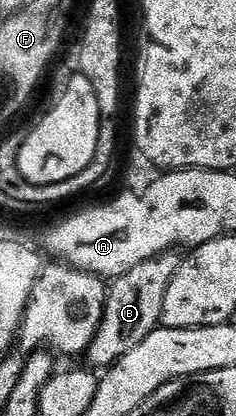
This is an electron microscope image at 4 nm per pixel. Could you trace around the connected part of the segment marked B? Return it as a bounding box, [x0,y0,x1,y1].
[87,251,183,367]

